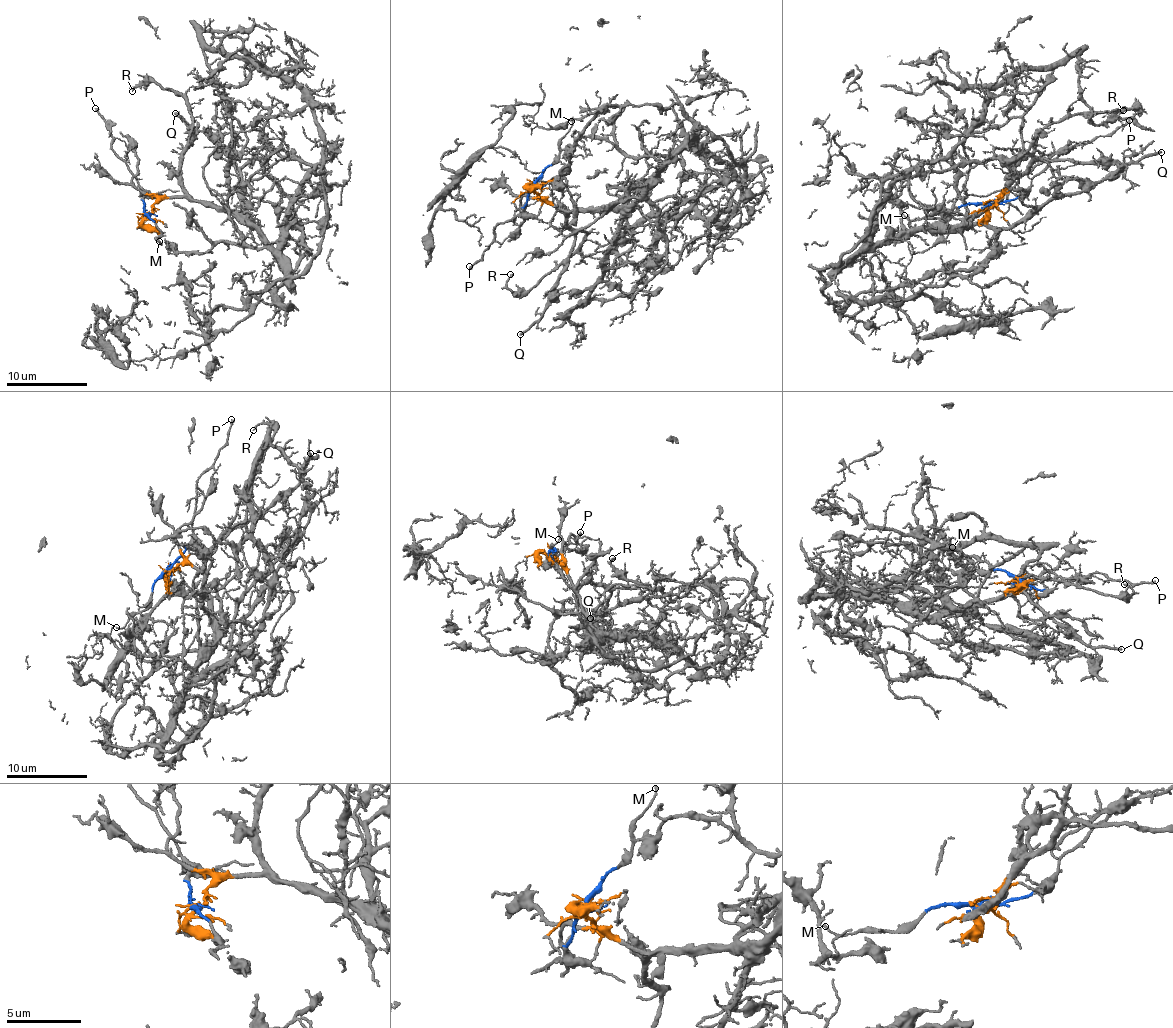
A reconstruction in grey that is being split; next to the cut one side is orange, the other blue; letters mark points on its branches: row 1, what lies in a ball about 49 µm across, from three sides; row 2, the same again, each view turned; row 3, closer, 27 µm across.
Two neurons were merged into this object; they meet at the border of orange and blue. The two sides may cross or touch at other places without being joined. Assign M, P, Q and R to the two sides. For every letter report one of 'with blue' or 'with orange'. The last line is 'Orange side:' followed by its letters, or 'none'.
M: with blue
P: with blue
Q: with orange
R: with orange
Orange side: Q, R

